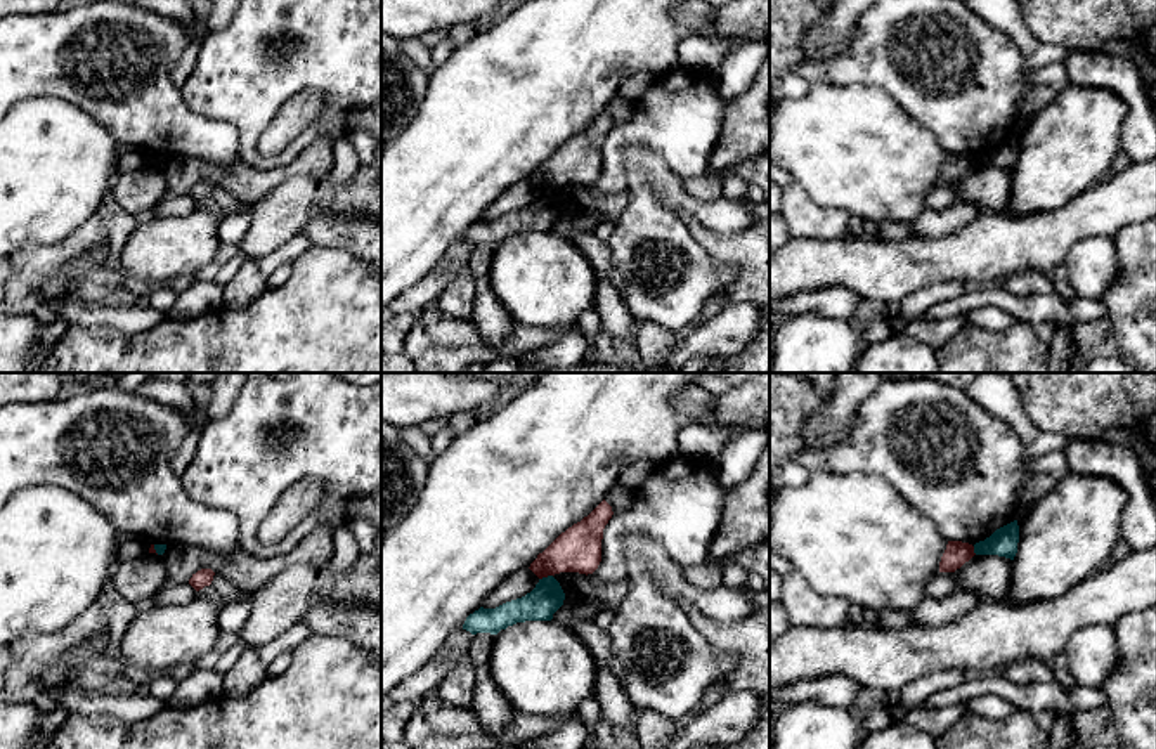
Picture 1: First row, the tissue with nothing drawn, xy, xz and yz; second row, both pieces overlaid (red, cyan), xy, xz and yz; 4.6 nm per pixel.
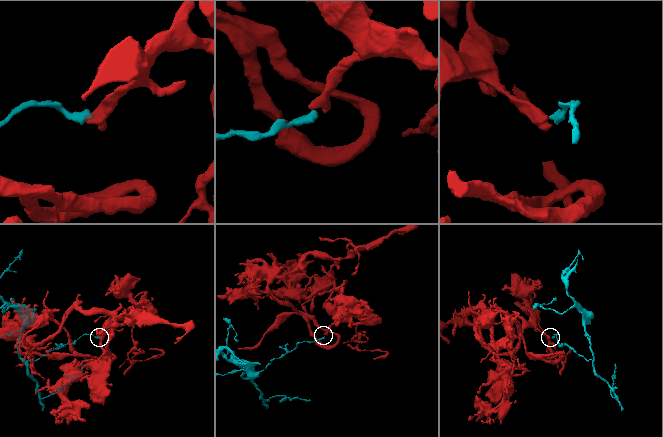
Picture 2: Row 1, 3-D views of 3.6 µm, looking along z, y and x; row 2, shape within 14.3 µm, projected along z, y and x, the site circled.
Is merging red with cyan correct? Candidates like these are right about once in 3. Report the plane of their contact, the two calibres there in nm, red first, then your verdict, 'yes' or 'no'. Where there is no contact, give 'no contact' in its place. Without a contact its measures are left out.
xz | 200/150 nm | no

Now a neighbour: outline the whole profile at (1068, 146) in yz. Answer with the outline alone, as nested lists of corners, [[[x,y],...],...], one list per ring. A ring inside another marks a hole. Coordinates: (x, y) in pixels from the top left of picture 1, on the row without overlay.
[[[1068,85],[1017,130],[1019,154],[1012,172],[1007,210],[1016,217],[1057,210],[1107,177],[1113,158],[1121,151],[1121,125],[1128,104],[1107,88]]]

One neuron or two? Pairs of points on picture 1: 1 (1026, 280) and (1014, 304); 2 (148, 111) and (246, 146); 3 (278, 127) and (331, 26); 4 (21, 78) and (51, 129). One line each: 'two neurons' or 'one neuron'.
1: two neurons
2: two neurons
3: two neurons
4: two neurons

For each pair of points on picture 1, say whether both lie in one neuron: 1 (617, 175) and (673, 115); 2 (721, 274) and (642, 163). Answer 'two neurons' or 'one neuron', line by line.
1: one neuron
2: one neuron

